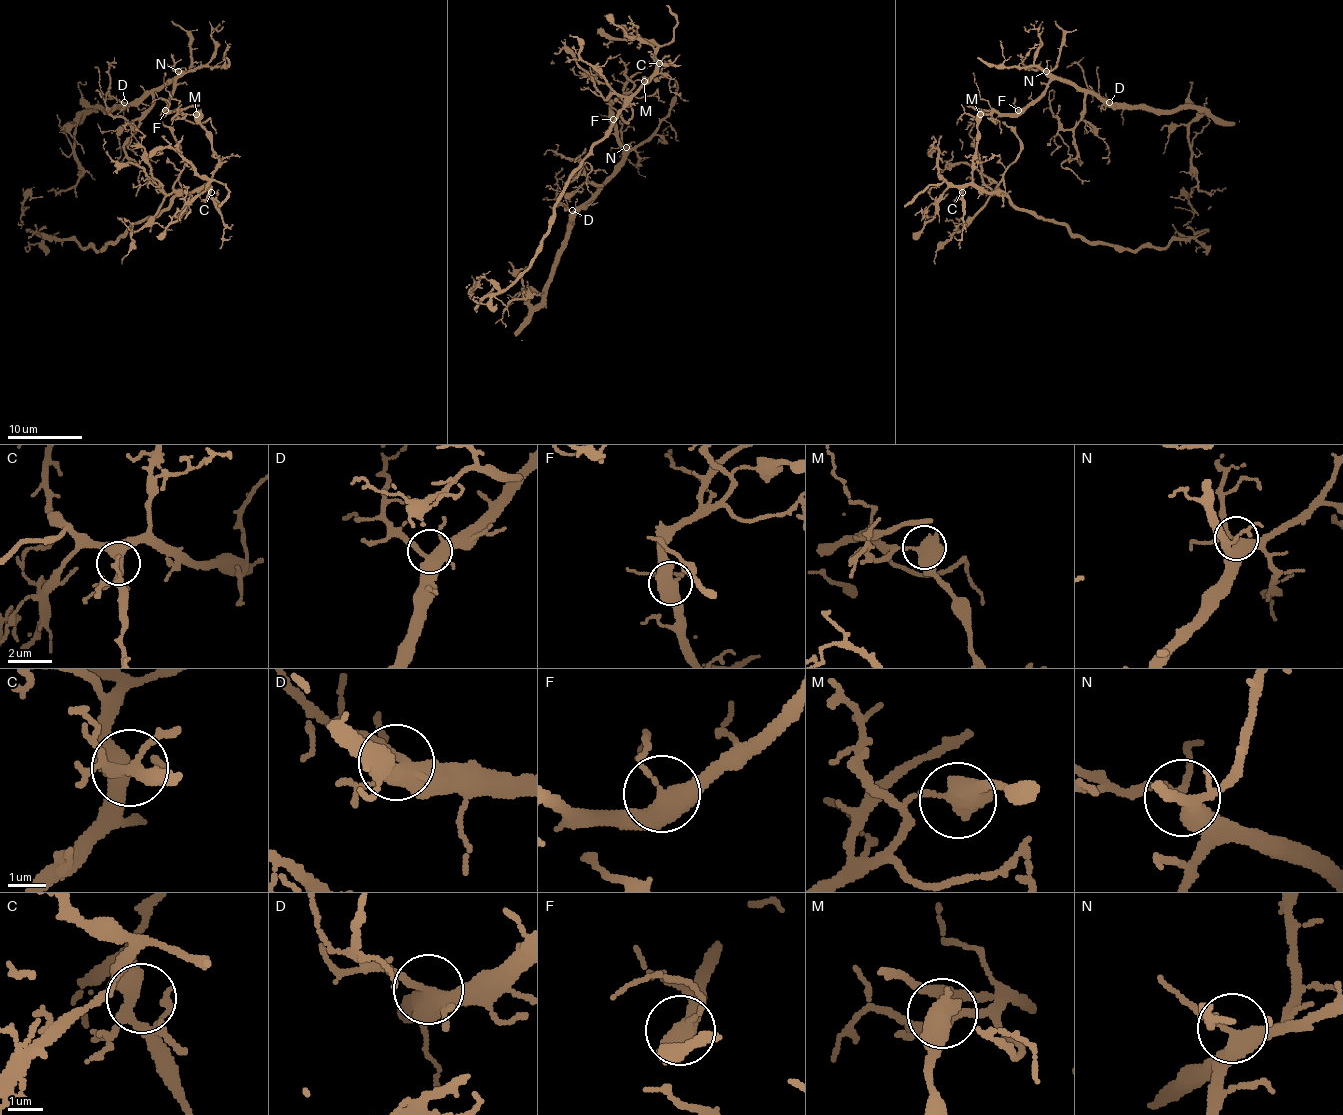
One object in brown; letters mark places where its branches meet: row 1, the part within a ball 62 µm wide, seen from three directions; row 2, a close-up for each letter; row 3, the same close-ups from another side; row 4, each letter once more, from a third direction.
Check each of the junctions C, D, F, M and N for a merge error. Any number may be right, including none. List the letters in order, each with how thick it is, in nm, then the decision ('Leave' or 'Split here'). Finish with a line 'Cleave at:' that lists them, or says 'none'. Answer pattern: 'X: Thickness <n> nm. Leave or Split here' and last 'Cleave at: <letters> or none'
C: Thickness 360 nm. Leave
D: Thickness 440 nm. Leave
F: Thickness 440 nm. Leave
M: Thickness 550 nm. Split here
N: Thickness 340 nm. Leave
Cleave at: M

